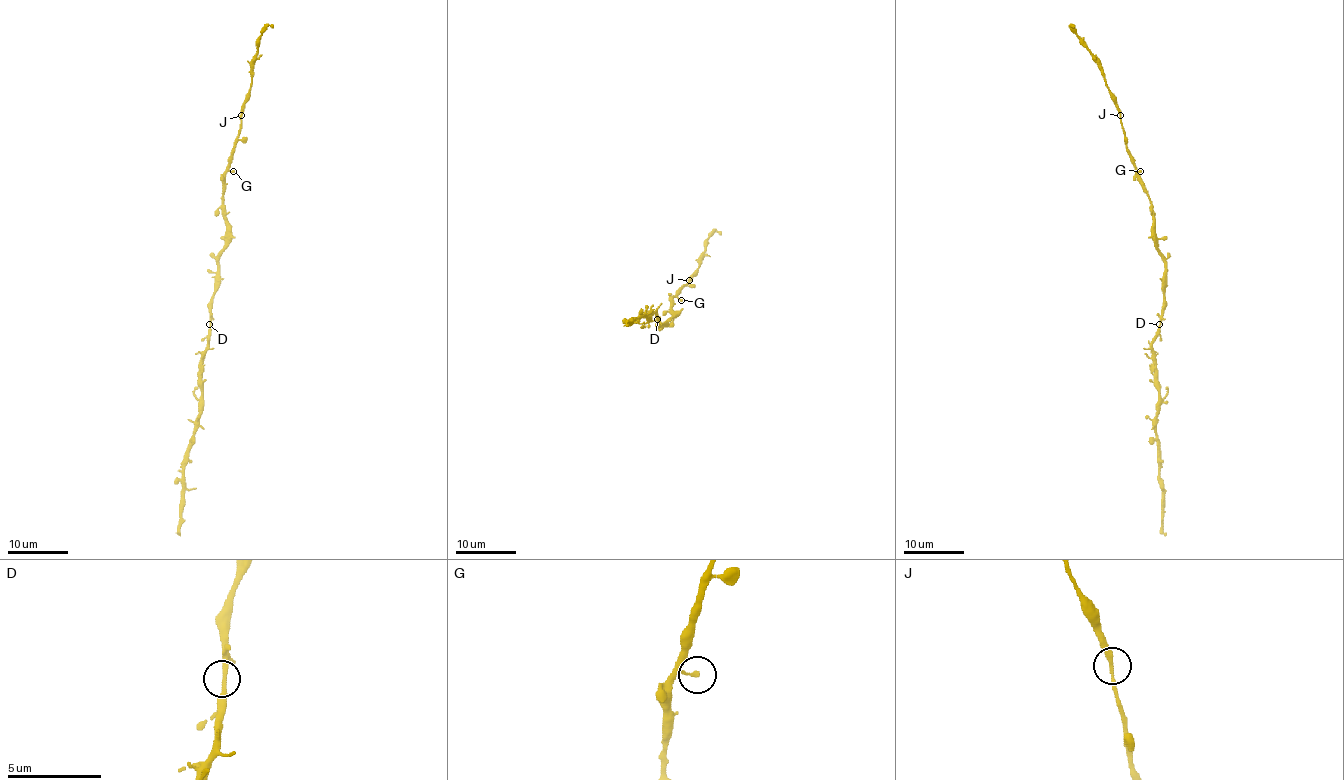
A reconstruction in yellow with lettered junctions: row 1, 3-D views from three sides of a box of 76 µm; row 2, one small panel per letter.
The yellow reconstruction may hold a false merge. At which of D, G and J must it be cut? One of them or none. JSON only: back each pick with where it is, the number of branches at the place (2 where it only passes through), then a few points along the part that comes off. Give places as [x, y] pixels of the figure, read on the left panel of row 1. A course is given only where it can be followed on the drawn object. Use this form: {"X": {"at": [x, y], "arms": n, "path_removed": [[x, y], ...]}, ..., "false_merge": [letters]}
{"false_merge": []}

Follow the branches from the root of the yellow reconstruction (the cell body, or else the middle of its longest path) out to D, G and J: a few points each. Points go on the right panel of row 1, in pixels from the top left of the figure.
D: (1165, 262), (1164, 307), (1159, 324)
G: (1165, 262), (1158, 248), (1152, 202), (1137, 173), (1140, 171)
J: (1165, 262), (1158, 248), (1152, 202), (1126, 146), (1120, 115)

